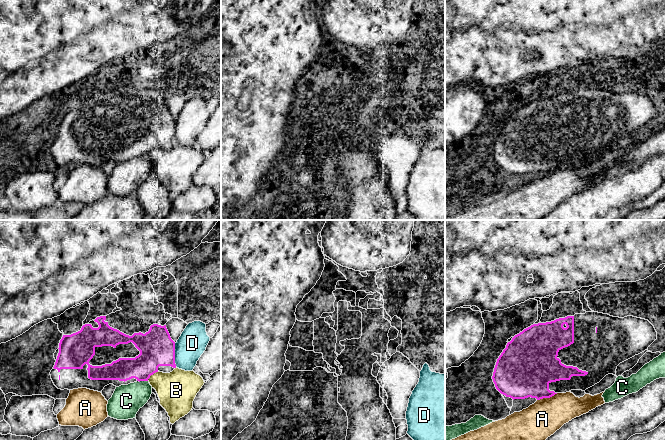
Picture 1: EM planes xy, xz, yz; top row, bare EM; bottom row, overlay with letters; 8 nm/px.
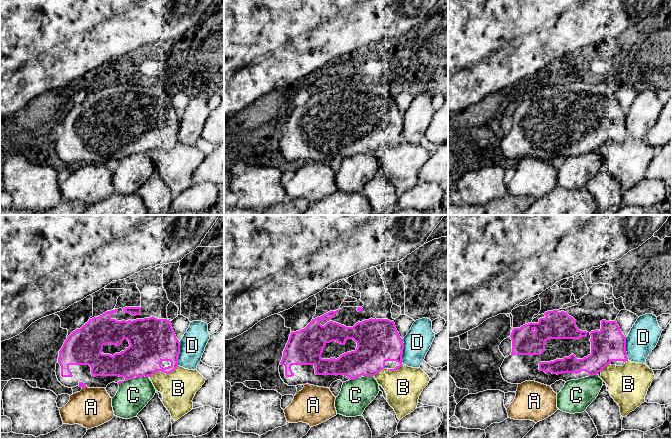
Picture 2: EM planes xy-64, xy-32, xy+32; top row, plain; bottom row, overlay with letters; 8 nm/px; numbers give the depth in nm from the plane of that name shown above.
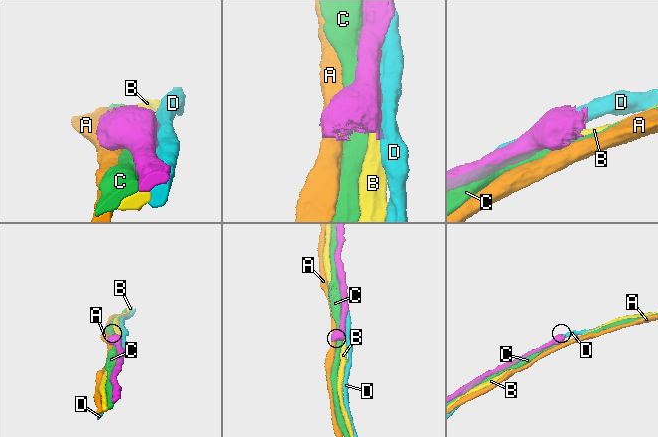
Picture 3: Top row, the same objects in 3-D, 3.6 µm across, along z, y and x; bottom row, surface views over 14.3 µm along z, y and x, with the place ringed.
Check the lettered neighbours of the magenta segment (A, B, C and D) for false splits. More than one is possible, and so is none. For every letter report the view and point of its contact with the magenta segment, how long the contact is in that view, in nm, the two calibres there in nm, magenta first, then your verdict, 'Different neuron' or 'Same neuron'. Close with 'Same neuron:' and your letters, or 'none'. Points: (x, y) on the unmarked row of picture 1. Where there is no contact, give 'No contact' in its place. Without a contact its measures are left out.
A: Touches magenta at yz (547, 173). Shared border 180 nm. Thickness 380 nm (magenta) against 300 nm. Different neuron
B: Touches magenta at xy (152, 150). Shared border 120 nm. Thickness 280 nm (magenta) against 300 nm. Different neuron
C: Touches magenta at xy (142, 156). Shared border 90 nm. Thickness 240 nm (magenta) against 240 nm. Different neuron
D: Touches magenta at xy (174, 131). Shared border 190 nm. Thickness 280 nm (magenta) against 240 nm. Different neuron
Same neuron: none

